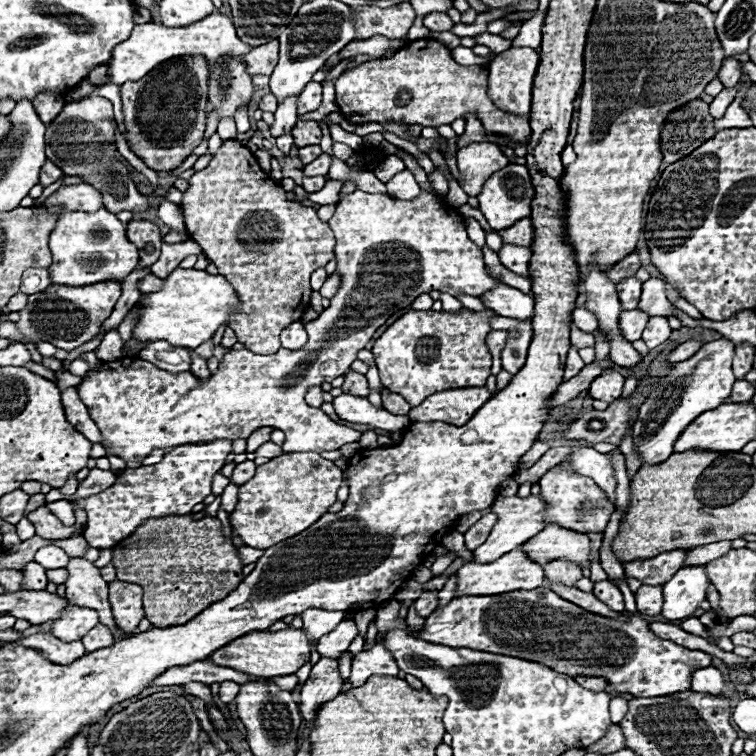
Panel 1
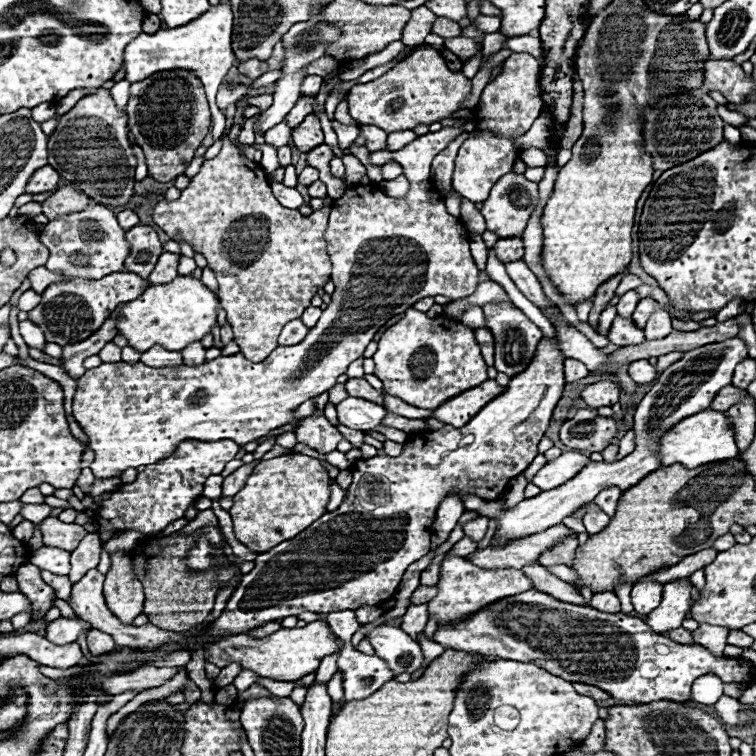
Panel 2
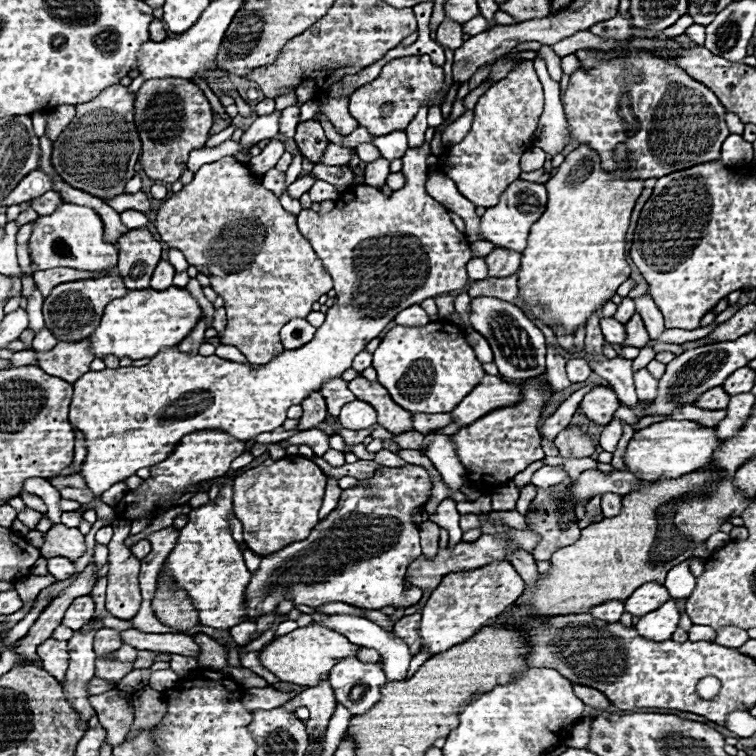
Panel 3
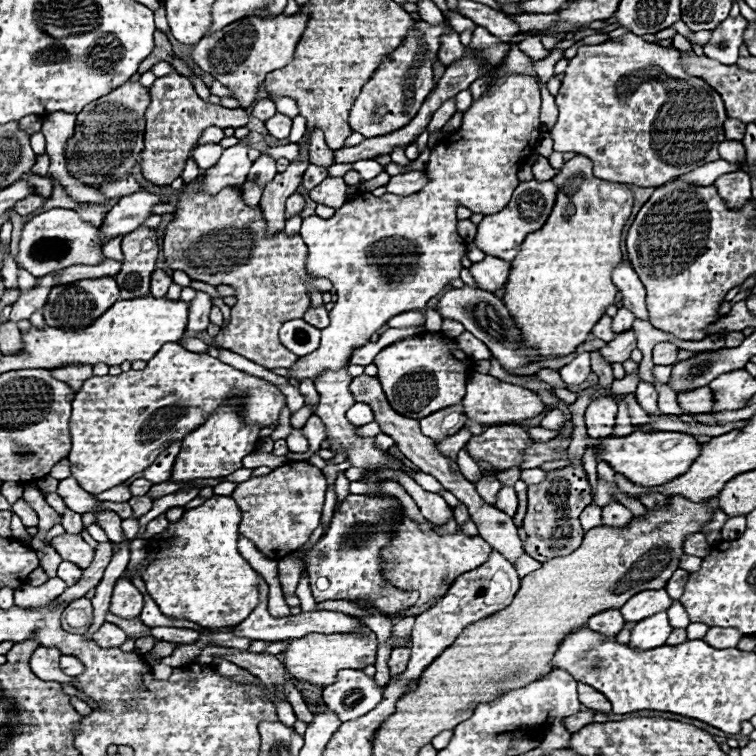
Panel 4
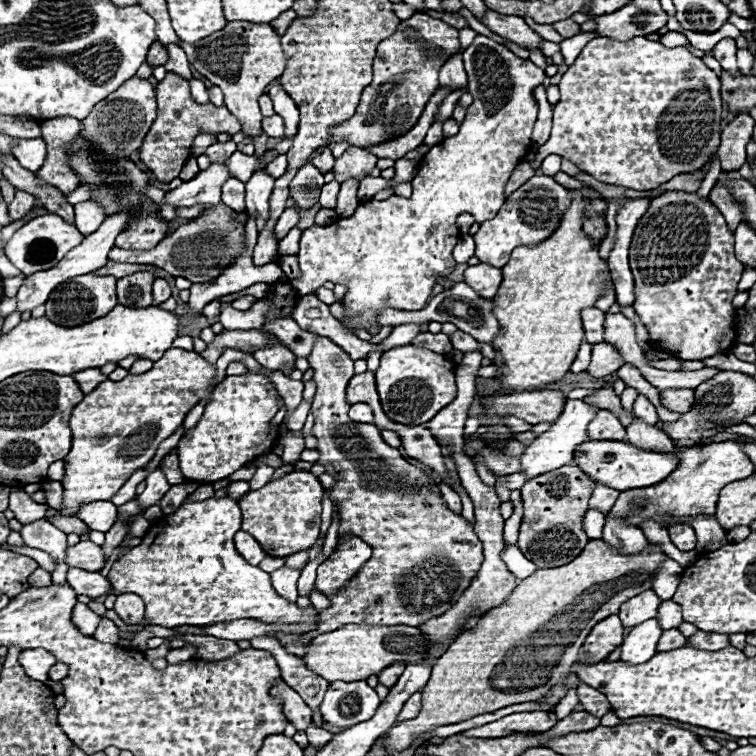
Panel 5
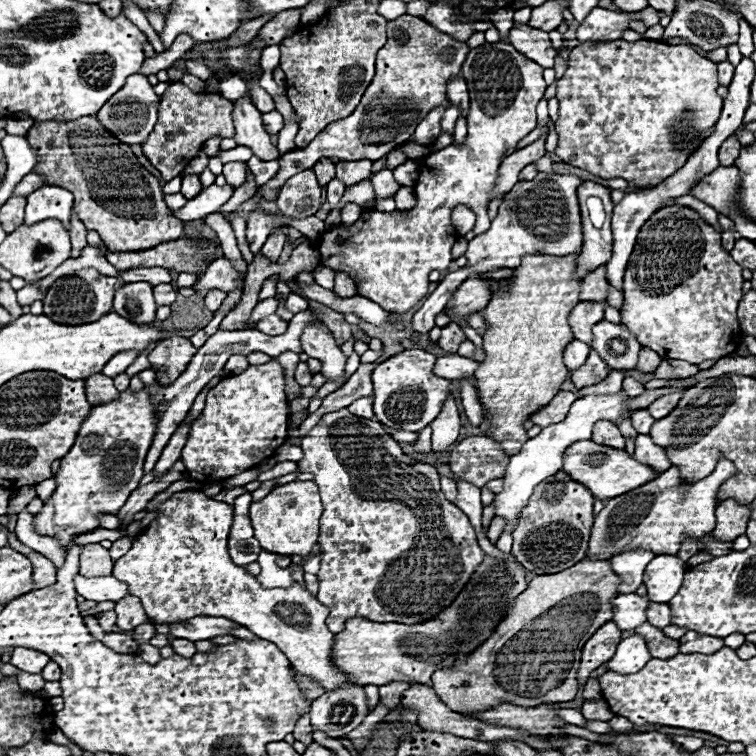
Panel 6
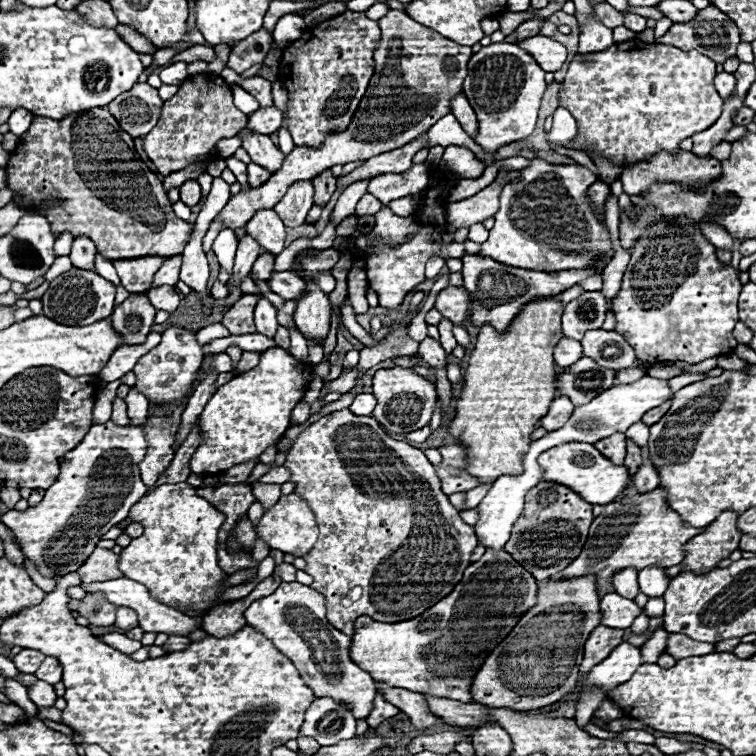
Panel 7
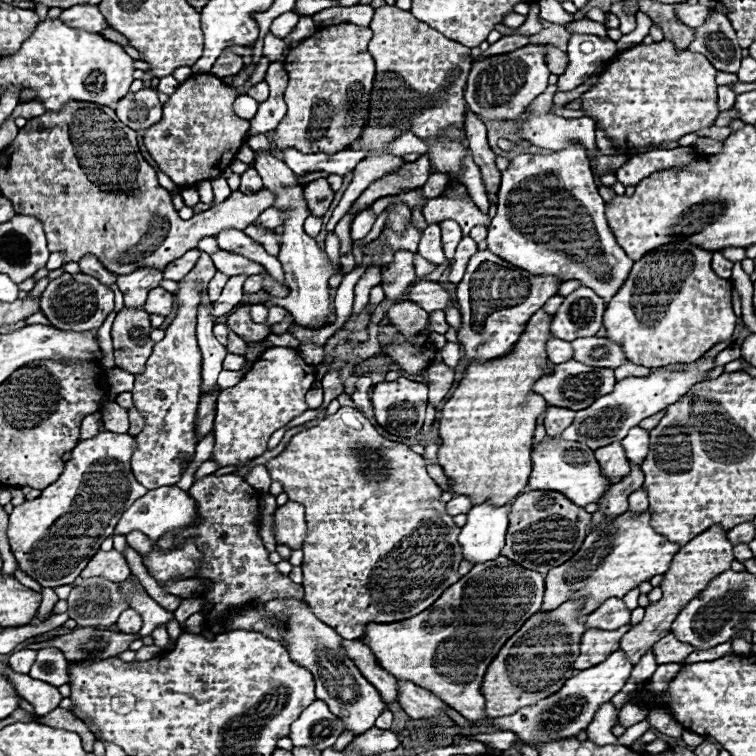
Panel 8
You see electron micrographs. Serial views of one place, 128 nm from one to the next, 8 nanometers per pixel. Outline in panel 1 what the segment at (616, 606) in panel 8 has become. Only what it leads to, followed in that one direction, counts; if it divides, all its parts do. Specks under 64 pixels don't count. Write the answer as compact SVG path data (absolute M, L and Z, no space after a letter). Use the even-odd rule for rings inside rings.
M642 584L638 588L638 592L634 592L634 596L636 596L636 606L638 606L640 614L646 614L646 616L658 616L660 614L662 602L664 602L662 586Z

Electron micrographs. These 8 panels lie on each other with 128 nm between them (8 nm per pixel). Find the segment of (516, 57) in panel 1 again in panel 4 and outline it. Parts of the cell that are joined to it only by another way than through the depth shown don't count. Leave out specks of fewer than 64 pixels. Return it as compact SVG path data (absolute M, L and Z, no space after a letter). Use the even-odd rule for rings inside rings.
M498 72L482 98L464 112L462 126L454 134L446 136L436 148L432 148L424 170L428 184L420 192L412 196L372 196L370 192L360 192L352 202L346 202L342 208L338 208L330 220L322 220L318 216L304 218L300 236L308 248L308 274L315 278L328 278L338 292L338 300L330 310L330 326L322 330L322 342L318 350L298 358L290 368L294 376L290 384L300 384L300 380L316 378L324 370L338 370L346 366L352 350L366 344L370 336L392 316L408 310L422 310L432 296L446 288L450 280L460 276L460 260L467 248L456 230L456 208L464 206L486 216L496 214L496 210L502 210L502 206L510 202L512 192L518 186L518 166L534 152L542 134L542 122L538 120L538 114L538 80L532 74ZM166 344L144 370L88 378L72 402L72 450L68 454L72 478L90 494L122 484L146 470L172 442L196 430L232 390L248 390L244 418L250 424L274 424L286 405L284 394L270 388L270 382L240 372L208 354L190 352L180 344Z

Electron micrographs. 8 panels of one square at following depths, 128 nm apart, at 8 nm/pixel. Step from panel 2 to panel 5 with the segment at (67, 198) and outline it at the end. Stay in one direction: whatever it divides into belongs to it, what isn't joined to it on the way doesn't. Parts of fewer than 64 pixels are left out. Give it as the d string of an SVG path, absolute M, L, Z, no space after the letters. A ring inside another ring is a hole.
M16 190L14 200L8 204L10 220L20 220L22 216L26 216L30 212L32 204L34 204L34 196L32 194L26 194L24 190Z

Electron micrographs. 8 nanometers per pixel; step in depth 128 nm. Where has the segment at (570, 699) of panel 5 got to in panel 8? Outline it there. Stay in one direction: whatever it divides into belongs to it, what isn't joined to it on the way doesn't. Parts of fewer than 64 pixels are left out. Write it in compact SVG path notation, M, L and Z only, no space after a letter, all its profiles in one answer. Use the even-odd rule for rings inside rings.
M630 624L620 626L618 630L586 630L574 668L586 670L590 666L598 666L598 662L604 662L614 650L618 650L618 642L626 630L630 630Z

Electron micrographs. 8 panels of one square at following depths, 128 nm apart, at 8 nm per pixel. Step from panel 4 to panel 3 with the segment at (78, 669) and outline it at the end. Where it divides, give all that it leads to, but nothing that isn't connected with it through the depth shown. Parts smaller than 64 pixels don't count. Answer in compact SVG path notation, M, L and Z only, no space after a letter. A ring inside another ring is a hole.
M94 616L94 624L88 632L74 632L74 636L68 640L68 650L70 650L70 666L66 672L66 682L62 682L68 700L72 706L78 710L80 720L88 722L88 718L94 714L94 708L88 702L88 680L94 678L94 650L92 650L92 640L94 634L102 628L102 618Z

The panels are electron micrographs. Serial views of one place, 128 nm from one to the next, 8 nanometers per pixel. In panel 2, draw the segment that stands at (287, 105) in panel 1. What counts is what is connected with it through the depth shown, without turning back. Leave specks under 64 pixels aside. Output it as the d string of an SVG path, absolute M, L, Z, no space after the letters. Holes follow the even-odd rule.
M282 122L282 124L278 124L278 126L274 126L272 130L268 130L264 136L266 136L266 144L270 144L270 146L286 146L288 144L288 140L290 140L290 128L288 128L288 124L286 122Z

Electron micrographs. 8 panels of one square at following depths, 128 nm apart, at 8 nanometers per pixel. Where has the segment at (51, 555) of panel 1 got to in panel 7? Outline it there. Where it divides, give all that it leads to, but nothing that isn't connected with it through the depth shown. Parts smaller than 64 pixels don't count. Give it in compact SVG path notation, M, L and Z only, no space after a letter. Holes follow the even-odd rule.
M116 578L116 580L106 580L106 582L92 582L92 584L82 584L82 588L86 592L96 592L100 590L108 602L116 604L116 606L128 606L132 610L138 612L138 620L140 620L140 628L144 632L164 632L164 634L178 634L178 636L188 636L192 630L202 626L202 620L198 618L190 618L178 610L170 610L170 606L162 606L162 602L154 600L154 596L146 590L146 586L142 586L140 582L134 582L130 578Z

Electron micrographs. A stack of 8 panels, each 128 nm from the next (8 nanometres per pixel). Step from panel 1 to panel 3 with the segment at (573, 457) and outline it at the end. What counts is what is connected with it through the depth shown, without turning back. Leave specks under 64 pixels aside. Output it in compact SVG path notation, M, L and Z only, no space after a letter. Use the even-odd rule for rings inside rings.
M542 466L540 470L536 470L532 474L532 484L538 486L538 488L550 488L550 486L556 486L558 482L562 482L566 478L566 472L560 470L560 468L554 468L554 466ZM602 494L602 514L604 518L612 518L618 516L622 510L622 498L616 494Z

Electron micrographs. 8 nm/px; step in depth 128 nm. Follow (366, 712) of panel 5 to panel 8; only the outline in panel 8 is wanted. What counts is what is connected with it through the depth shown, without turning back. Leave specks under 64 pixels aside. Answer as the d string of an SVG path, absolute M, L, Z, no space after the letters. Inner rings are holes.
M316 700L290 726L288 738L292 740L292 746L314 746L314 750L326 750L334 746L342 732L342 720L334 716L324 702Z

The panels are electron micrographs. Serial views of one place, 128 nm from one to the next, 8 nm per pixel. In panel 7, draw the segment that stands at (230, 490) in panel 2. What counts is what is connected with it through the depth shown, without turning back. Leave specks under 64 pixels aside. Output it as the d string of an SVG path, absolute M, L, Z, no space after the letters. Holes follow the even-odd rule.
M178 482L178 484L166 484L158 486L146 496L136 502L128 514L132 522L142 524L144 534L140 538L134 538L128 548L122 550L120 554L120 570L124 572L126 578L142 582L154 598L158 598L162 604L170 608L182 608L188 606L192 610L204 612L212 606L218 606L220 602L214 602L214 598L224 592L220 586L228 576L220 570L218 560L216 560L216 546L218 546L218 530L224 522L224 514L214 510L204 498L196 496L196 490L188 482ZM282 582L274 594L252 602L246 610L246 622L266 634L274 646L294 662L316 696L328 696L334 698L334 702L352 704L354 718L366 720L374 708L374 694L378 692L376 682L350 660L350 636L330 626L324 614L324 598L316 590L298 582Z

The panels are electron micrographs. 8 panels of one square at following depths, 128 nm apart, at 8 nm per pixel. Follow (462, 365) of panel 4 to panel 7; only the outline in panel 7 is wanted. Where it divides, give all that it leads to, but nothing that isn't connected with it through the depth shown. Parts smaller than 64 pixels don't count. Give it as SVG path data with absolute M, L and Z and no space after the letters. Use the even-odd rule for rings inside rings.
M412 368L378 370L372 376L372 394L378 400L372 416L388 432L408 434L408 432L414 432L422 426L426 426L432 418L432 410L434 410L434 402L436 402L436 386L430 380L414 374Z

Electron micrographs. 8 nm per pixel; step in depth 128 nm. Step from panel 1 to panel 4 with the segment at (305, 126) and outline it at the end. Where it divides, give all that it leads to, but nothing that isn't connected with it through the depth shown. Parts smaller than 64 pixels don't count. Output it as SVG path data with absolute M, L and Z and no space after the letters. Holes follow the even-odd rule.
M314 130L310 134L310 164L326 166L326 168L334 164L334 150L326 146L322 130Z

